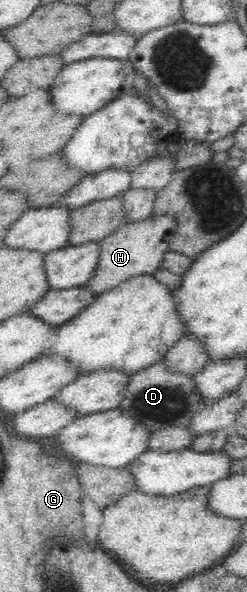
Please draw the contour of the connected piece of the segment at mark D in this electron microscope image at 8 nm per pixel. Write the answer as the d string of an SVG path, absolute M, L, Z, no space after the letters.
M157 361L130 375L126 393L118 409L123 415L138 420L138 424L146 426L146 429L152 432L172 426L188 425L192 416L199 413L203 405L191 375L170 372L166 370L164 362Z

